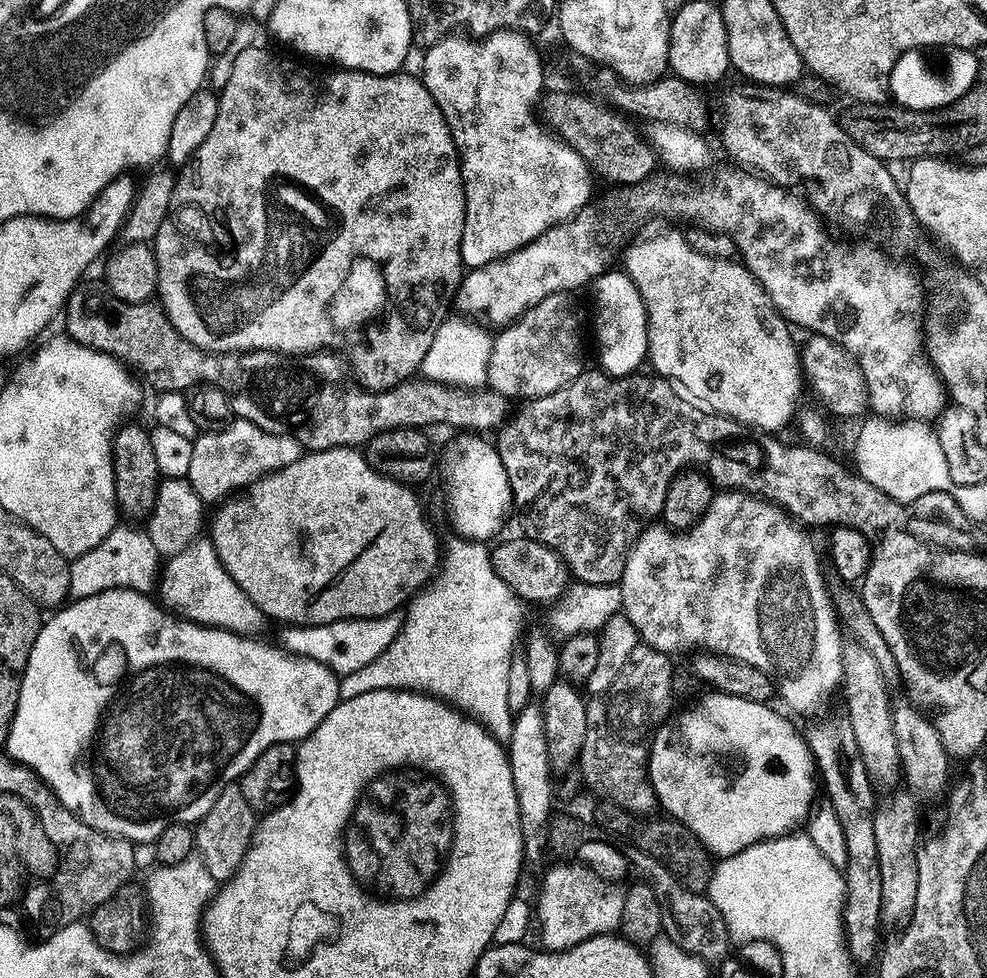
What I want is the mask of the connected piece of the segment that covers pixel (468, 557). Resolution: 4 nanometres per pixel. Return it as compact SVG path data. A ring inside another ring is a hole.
M455 538L446 544L442 567L438 575L423 590L411 597L404 612L404 625L398 638L362 670L354 670L342 678L343 699L370 694L370 690L404 688L408 692L426 692L477 719L497 740L507 742L512 736L514 713L507 702L507 670L514 651L512 631L516 628L516 614L512 610L514 595L495 573L492 553L487 543L467 538Z

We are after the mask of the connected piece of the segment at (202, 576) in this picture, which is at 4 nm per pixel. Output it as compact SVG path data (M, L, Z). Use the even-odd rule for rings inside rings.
M197 538L190 541L181 552L163 561L158 572L158 600L167 611L194 624L202 624L206 628L225 628L237 634L256 634L260 623L265 623L264 613L246 598L246 594L226 574L218 554L214 550L211 539Z

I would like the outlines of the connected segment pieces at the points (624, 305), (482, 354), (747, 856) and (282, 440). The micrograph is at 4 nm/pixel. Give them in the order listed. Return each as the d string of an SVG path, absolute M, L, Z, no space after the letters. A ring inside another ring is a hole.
M605 270L592 281L592 336L596 339L599 371L610 376L630 376L648 359L648 316L627 272Z
M455 314L449 320L441 319L432 334L430 350L422 358L420 372L429 380L454 384L464 388L479 388L488 379L488 363L492 353L493 333L483 323L464 314Z
M796 830L791 834L771 836L768 840L760 840L733 856L725 856L713 867L712 877L706 889L706 897L716 908L716 913L724 921L731 939L736 942L745 940L768 940L776 947L780 956L849 956L844 946L844 938L840 926L840 909L844 907L844 877L841 869L835 868L814 846L814 842L803 831Z
M239 418L215 432L204 432L197 436L200 437L192 440L190 470L186 479L194 494L198 494L198 498L208 506L227 501L233 494L247 489L264 476L290 466L290 462L302 454L302 447L295 435L275 436Z

